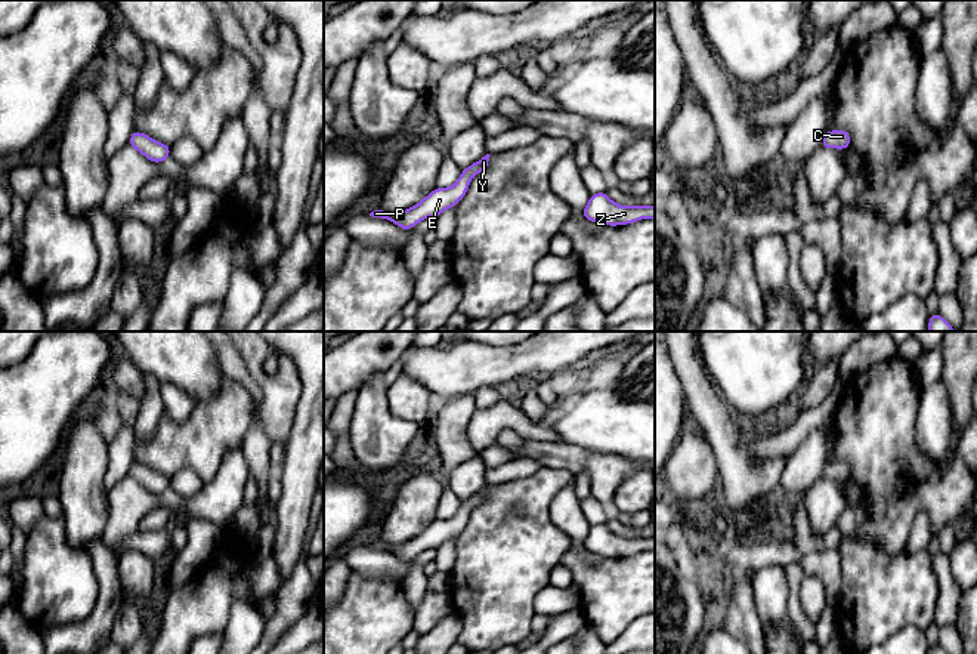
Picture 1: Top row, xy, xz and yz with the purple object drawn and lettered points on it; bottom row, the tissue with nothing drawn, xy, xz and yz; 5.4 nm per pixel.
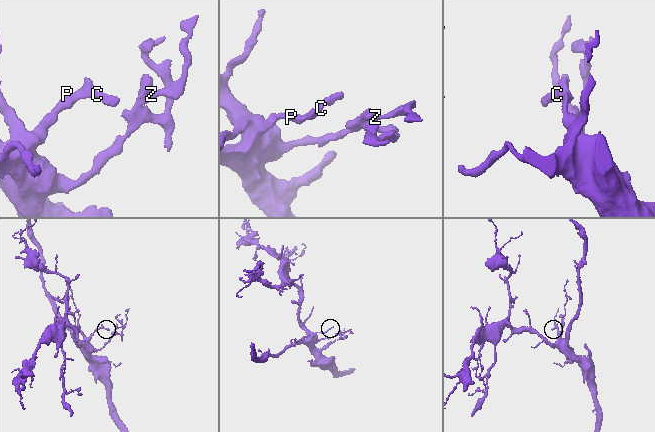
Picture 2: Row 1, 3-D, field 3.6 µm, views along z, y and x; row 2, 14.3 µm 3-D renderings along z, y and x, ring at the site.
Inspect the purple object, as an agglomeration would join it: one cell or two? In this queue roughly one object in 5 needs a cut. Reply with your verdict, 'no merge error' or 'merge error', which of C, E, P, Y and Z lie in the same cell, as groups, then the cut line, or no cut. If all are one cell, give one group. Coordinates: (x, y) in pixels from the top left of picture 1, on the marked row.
no merge error; C E P Y Z; no cut

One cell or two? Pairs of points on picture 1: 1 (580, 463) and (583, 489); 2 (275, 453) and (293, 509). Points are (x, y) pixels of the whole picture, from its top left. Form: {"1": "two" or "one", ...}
{"1": "two", "2": "two"}

